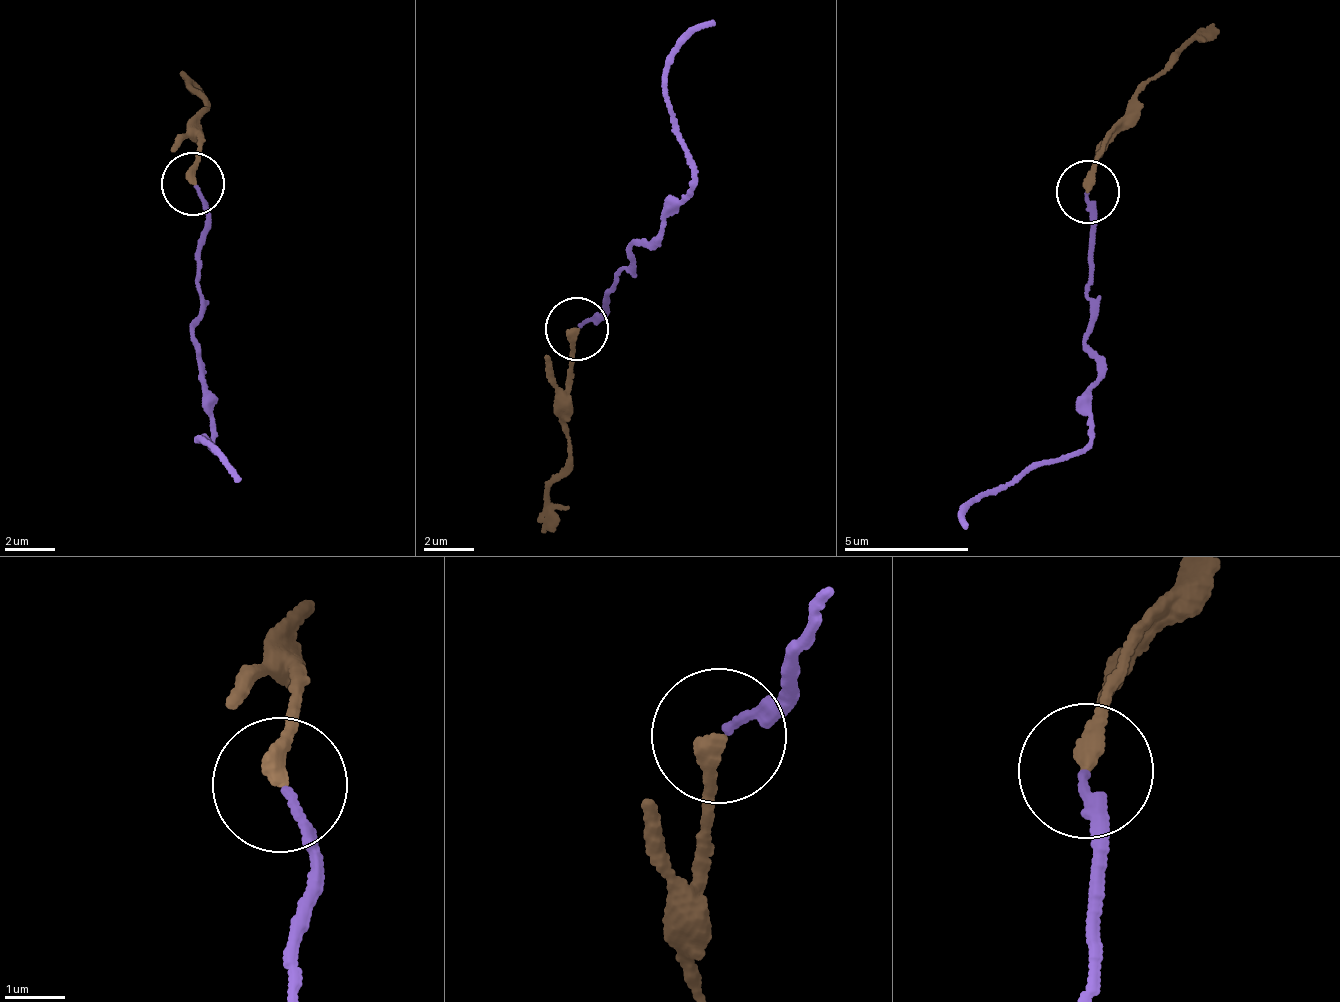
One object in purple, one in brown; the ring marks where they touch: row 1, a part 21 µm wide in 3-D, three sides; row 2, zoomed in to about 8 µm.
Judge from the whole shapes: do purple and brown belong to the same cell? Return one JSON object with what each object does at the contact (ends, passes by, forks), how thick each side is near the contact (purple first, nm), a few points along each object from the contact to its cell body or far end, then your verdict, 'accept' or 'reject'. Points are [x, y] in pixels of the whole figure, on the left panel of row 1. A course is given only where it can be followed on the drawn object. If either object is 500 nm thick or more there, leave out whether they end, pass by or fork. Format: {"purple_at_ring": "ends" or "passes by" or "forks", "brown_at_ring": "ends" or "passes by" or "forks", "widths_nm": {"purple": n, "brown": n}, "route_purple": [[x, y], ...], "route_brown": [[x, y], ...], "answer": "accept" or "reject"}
{"purple_at_ring": "ends", "brown_at_ring": "ends", "widths_nm": {"purple": 130, "brown": 280}, "route_purple": [[192, 187], [209, 217], [198, 253], [204, 319], [192, 328], [201, 365], [209, 445], [198, 437], [240, 479]], "route_brown": [[192, 181], [199, 140], [191, 114], [207, 108], [187, 78]], "answer": "reject"}

